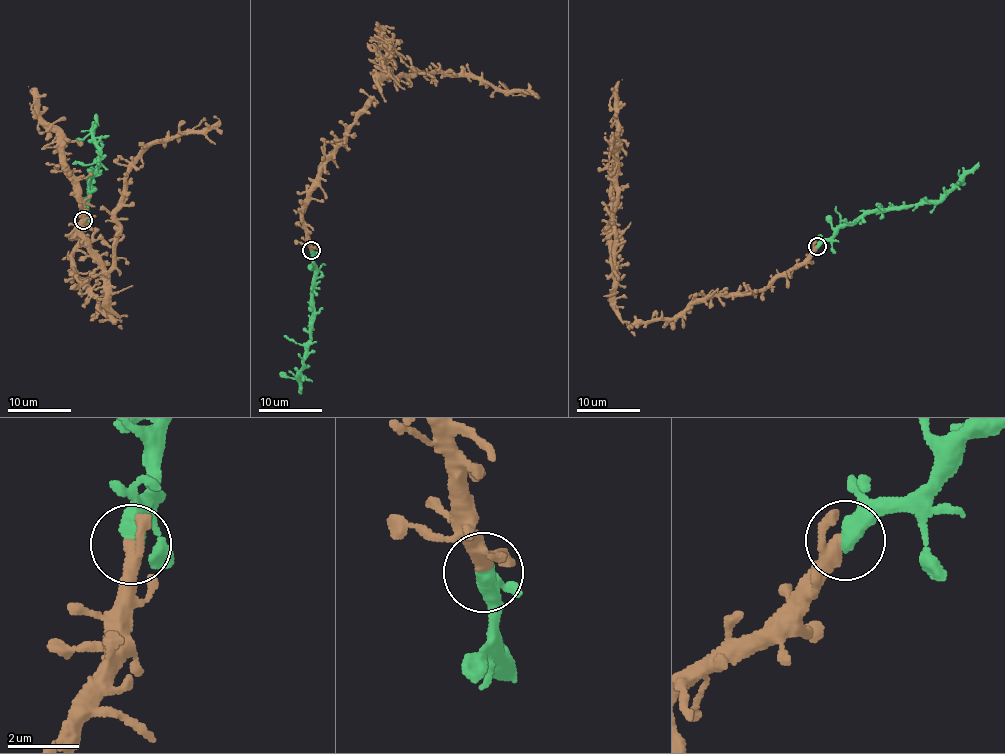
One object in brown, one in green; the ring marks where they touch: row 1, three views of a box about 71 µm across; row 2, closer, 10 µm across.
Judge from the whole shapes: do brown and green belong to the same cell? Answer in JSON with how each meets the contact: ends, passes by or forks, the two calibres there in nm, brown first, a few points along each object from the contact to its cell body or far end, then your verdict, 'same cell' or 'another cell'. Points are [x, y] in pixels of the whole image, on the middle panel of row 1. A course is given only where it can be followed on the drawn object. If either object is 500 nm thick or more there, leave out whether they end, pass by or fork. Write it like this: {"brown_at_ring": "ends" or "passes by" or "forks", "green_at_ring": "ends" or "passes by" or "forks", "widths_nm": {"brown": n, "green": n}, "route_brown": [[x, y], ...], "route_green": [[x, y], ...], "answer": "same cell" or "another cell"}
{"widths_nm": {"brown": 320, "green": 550}, "route_brown": [[311, 249], [302, 211], [310, 186], [348, 128], [378, 100], [379, 81], [418, 69], [536, 93]], "route_green": [[311, 250], [315, 270], [313, 313], [306, 358], [299, 373], [300, 392]], "answer": "same cell"}

